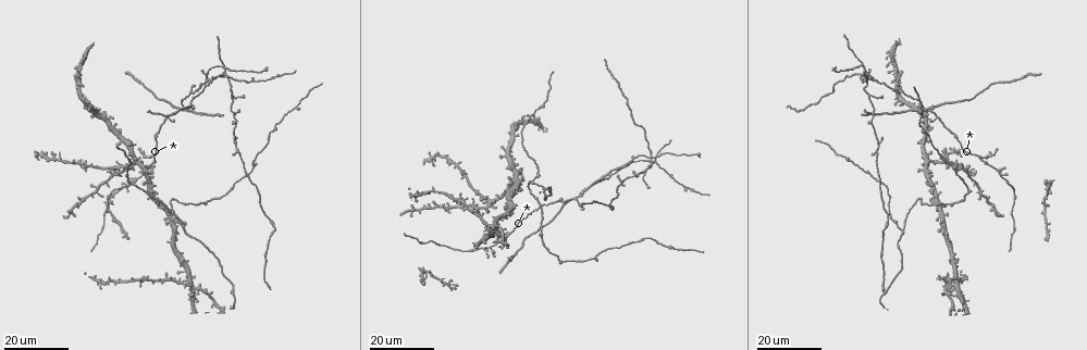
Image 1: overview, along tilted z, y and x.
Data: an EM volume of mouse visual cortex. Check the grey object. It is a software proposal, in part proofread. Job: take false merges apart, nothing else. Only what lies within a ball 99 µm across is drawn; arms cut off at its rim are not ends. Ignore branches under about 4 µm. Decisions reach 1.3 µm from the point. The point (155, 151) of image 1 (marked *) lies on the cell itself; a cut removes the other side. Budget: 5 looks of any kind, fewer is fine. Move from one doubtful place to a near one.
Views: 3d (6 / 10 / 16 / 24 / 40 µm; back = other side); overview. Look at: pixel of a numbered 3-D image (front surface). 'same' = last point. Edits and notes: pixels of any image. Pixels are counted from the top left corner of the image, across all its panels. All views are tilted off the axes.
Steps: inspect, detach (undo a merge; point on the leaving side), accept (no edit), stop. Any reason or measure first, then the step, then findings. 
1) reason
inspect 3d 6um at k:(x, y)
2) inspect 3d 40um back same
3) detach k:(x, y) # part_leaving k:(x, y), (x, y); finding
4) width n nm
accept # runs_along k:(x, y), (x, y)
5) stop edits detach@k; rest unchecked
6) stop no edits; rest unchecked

looks like a crossing
inspect 3d 24um at 1:(576, 198)

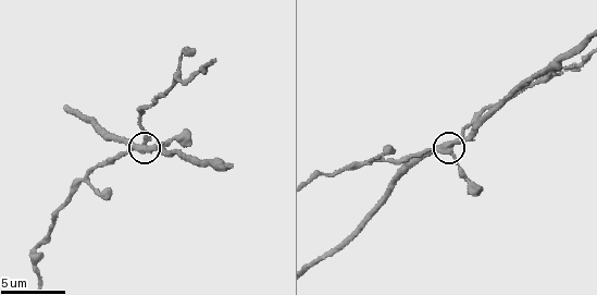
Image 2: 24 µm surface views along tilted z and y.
closer look
inspect 3d 6um at 2:(145, 144)

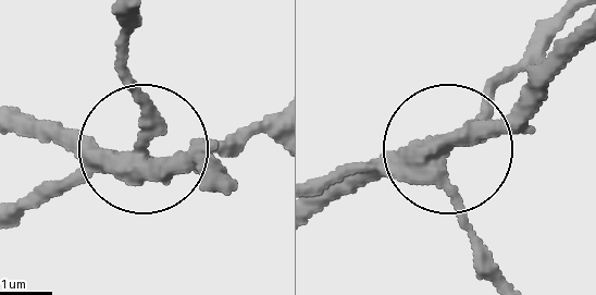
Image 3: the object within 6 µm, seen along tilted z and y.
arms 4
detach 3:(179, 159) # part_leaving 3:(119, 160), (15, 132); two cells meet here

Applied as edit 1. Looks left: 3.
inspect 3d 24um at 1:(208, 79)

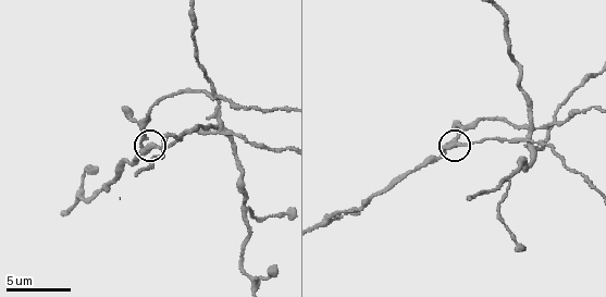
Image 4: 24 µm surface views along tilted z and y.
closer look
inspect 3d 10um at 4:(152, 143)

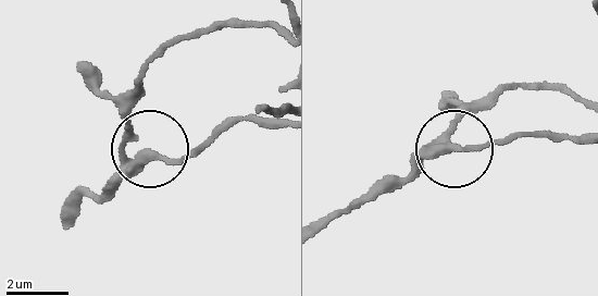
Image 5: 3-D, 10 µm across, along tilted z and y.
width 260 nm
accept # all the same cell

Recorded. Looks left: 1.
a fork
inspect 3d 10um at 4:(510, 185)

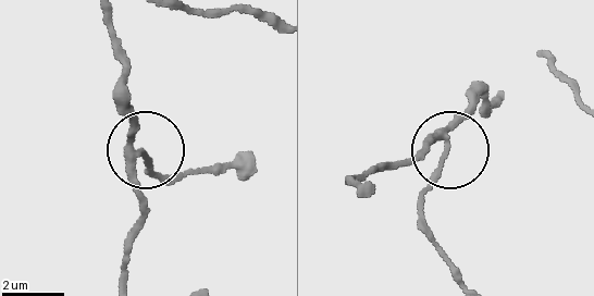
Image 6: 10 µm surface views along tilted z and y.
accept # runs_along 6:(107, 17), (135, 147), (149, 157), (156, 175); all the same cell

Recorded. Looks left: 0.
stop edits detach@3; rest unchecked

